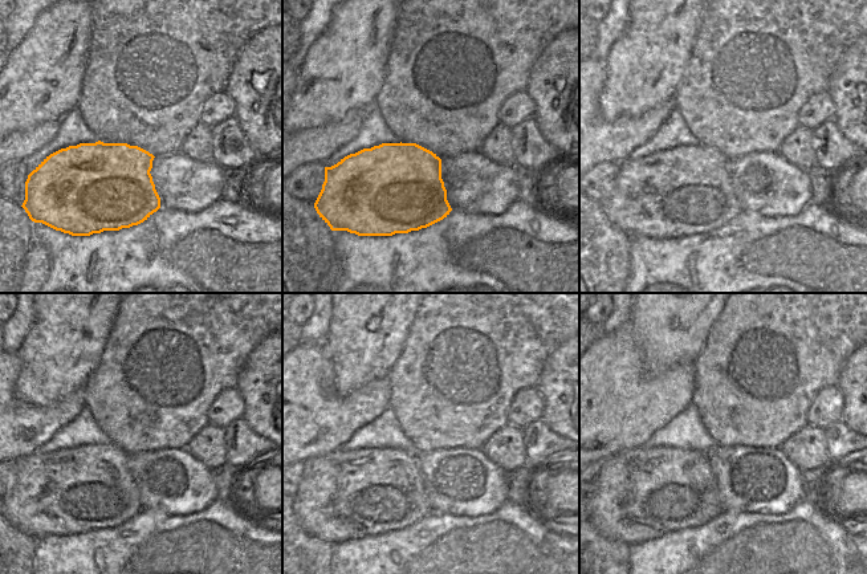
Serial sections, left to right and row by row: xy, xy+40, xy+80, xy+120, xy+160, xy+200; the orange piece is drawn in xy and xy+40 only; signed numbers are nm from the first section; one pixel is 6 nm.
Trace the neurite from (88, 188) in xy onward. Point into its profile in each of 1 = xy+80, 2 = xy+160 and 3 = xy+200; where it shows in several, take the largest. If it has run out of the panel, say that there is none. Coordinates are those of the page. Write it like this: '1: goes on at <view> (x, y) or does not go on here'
1: goes on at xy+80 (687, 190)
2: goes on at xy+160 (346, 495)
3: goes on at xy+200 (642, 495)

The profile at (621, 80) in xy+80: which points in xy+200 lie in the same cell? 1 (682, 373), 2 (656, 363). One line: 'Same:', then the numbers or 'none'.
Same: 2

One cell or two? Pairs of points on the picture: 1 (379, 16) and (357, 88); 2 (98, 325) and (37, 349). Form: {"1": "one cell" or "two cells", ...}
{"1": "one cell", "2": "one cell"}

